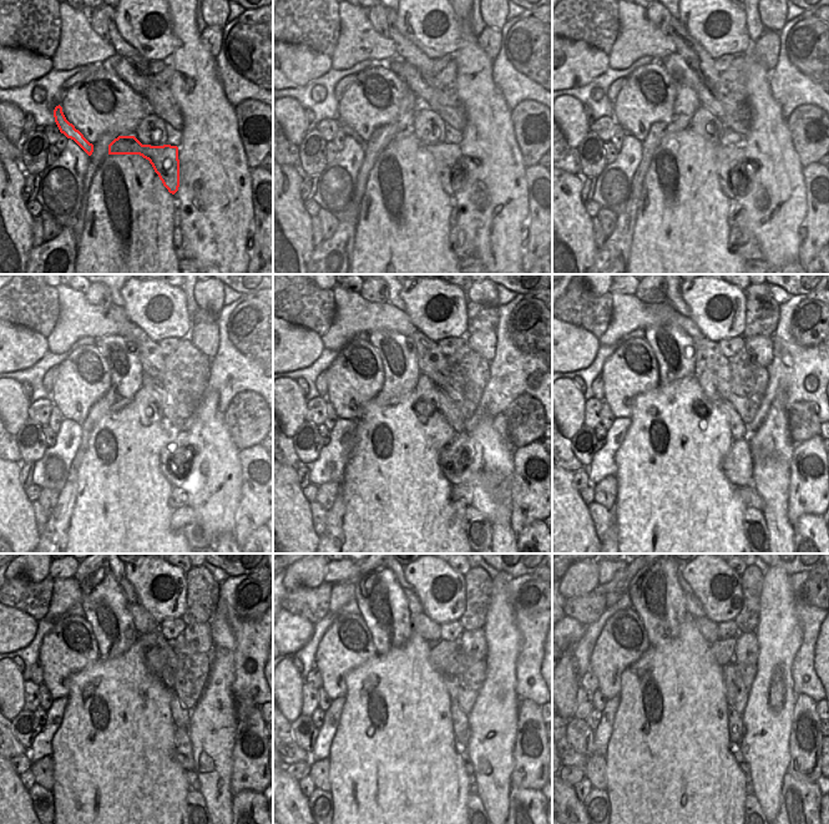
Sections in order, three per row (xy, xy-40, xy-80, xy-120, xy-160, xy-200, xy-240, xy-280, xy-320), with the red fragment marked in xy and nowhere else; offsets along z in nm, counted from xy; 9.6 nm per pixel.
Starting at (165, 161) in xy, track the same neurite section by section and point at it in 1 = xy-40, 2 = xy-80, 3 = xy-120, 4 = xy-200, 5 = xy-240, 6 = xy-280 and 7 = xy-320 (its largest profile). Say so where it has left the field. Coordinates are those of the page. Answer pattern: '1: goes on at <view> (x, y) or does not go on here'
1: goes on at xy-40 (446, 156)
2: goes on at xy-80 (729, 156)
3: goes on at xy-120 (175, 453)
4: goes on at xy-200 (737, 464)
5: goes on at xy-240 (182, 744)
6: goes on at xy-280 (460, 748)
7: goes on at xy-320 (739, 759)

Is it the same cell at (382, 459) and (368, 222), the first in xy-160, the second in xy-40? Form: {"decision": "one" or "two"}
{"decision": "one"}

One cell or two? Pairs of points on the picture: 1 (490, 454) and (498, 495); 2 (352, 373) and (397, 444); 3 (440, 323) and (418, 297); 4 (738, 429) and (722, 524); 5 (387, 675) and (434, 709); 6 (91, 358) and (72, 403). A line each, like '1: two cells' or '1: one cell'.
1: one cell
2: two cells
3: one cell
4: two cells
5: one cell
6: one cell

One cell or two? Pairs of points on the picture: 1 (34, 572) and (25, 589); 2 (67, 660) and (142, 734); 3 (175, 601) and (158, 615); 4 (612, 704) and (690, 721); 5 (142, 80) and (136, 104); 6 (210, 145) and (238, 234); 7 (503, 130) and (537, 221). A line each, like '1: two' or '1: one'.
1: two
2: two
3: one
4: two
5: two
6: one
7: two

